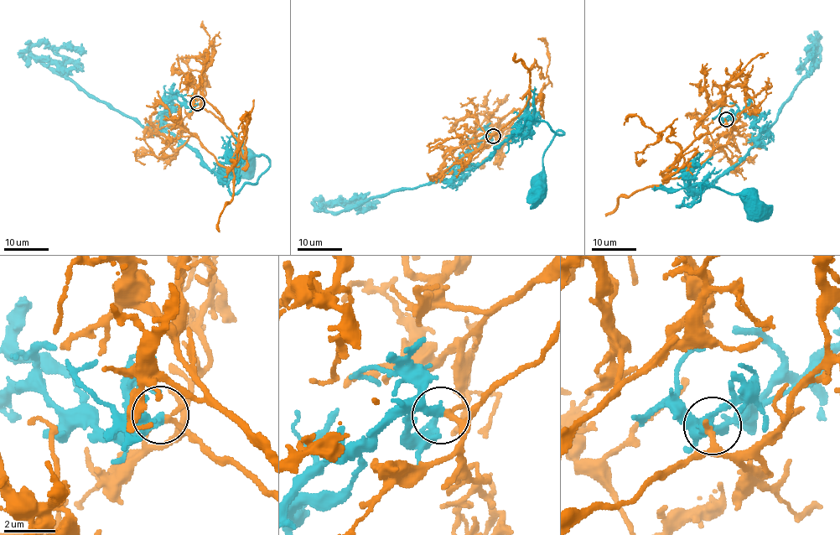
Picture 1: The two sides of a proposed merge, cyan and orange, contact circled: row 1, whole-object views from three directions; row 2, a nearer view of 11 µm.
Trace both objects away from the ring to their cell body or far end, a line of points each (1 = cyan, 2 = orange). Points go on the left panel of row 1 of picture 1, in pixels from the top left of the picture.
1: (197, 103), (169, 101), (163, 127), (178, 136), (230, 193), (256, 183), (269, 161), (250, 157), (245, 170)
2: (198, 103), (237, 142), (232, 169), (182, 130), (160, 157), (136, 157), (144, 164)

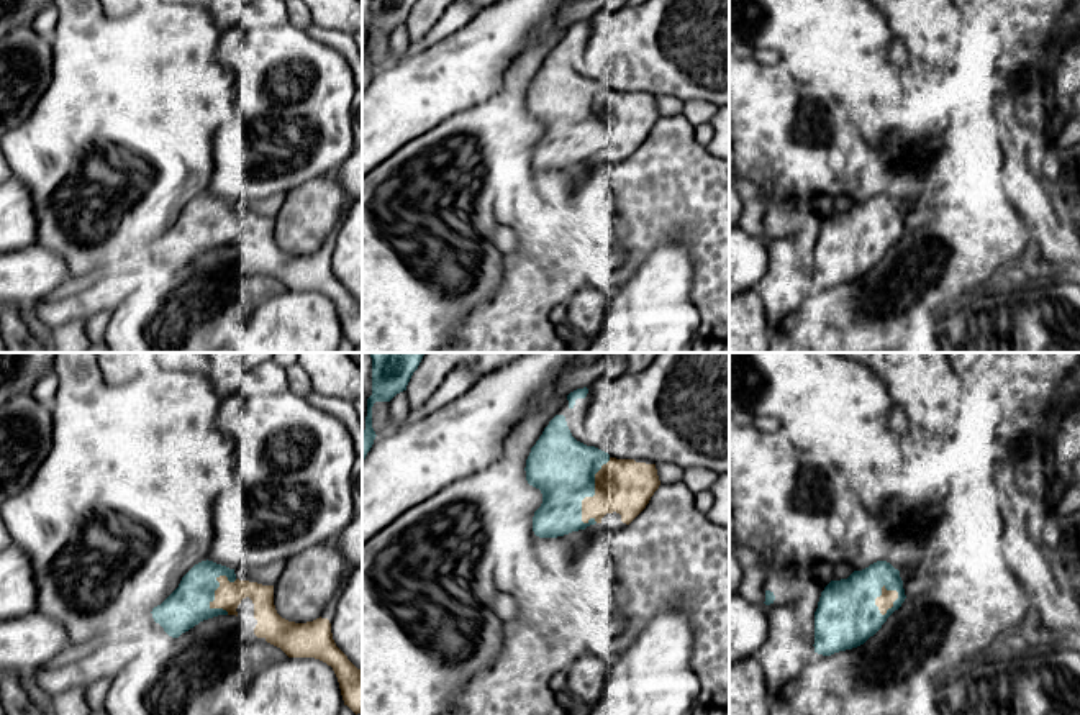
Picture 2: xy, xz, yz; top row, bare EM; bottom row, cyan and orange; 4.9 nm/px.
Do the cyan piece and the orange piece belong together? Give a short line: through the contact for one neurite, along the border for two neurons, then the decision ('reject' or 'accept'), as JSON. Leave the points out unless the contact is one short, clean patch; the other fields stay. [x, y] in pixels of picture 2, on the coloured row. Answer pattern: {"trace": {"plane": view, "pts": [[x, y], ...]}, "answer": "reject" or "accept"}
{"answer": "reject"}

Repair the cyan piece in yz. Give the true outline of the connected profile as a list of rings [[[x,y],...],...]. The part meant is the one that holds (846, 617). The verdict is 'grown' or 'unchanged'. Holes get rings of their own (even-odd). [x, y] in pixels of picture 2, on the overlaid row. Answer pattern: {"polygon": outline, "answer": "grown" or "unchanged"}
{"polygon": [[[887,561],[854,571],[847,579],[831,581],[821,592],[815,612],[815,653],[831,656],[864,644],[905,599],[900,571]],[[883,587],[898,592],[885,615],[875,605]]], "answer": "unchanged"}

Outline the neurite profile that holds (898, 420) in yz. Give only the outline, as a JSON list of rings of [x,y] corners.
[[[898,405],[893,407],[890,415],[890,426],[896,433],[905,433],[910,428],[911,421],[905,410]]]

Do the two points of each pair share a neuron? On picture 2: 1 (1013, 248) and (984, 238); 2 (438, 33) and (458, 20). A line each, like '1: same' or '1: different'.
1: same
2: same

